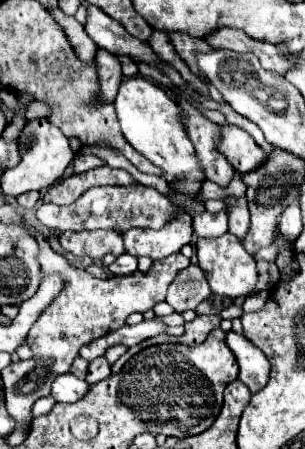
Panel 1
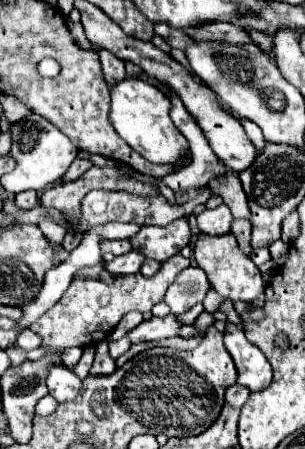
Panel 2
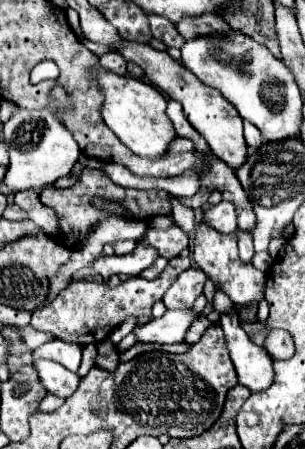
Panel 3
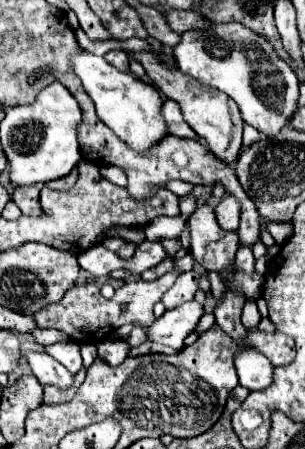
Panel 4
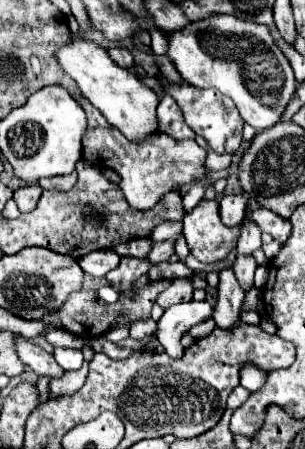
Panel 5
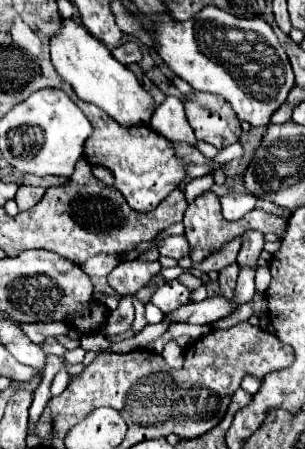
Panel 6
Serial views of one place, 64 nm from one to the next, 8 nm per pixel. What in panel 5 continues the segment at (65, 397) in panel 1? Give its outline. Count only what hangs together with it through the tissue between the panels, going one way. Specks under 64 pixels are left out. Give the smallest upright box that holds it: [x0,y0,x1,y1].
[16,334,64,378]

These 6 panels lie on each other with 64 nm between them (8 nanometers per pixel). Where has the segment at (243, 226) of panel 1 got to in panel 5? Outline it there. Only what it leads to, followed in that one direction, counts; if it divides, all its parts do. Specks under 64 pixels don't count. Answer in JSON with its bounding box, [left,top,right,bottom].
[232,254,256,292]

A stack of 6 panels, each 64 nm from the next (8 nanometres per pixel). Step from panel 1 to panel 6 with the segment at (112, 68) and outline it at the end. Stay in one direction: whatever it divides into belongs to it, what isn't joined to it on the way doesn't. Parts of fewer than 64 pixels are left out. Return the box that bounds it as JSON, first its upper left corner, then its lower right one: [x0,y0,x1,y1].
[112,42,142,66]

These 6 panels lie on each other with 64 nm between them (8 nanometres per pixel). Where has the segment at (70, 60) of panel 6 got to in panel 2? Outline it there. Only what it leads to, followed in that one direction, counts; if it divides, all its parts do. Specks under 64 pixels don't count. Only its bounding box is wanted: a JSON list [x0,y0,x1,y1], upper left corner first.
[110,78,192,168]

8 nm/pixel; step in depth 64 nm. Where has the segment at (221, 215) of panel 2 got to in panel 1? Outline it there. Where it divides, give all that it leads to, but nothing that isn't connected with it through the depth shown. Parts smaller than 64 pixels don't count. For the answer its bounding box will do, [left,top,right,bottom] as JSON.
[192,210,228,238]

